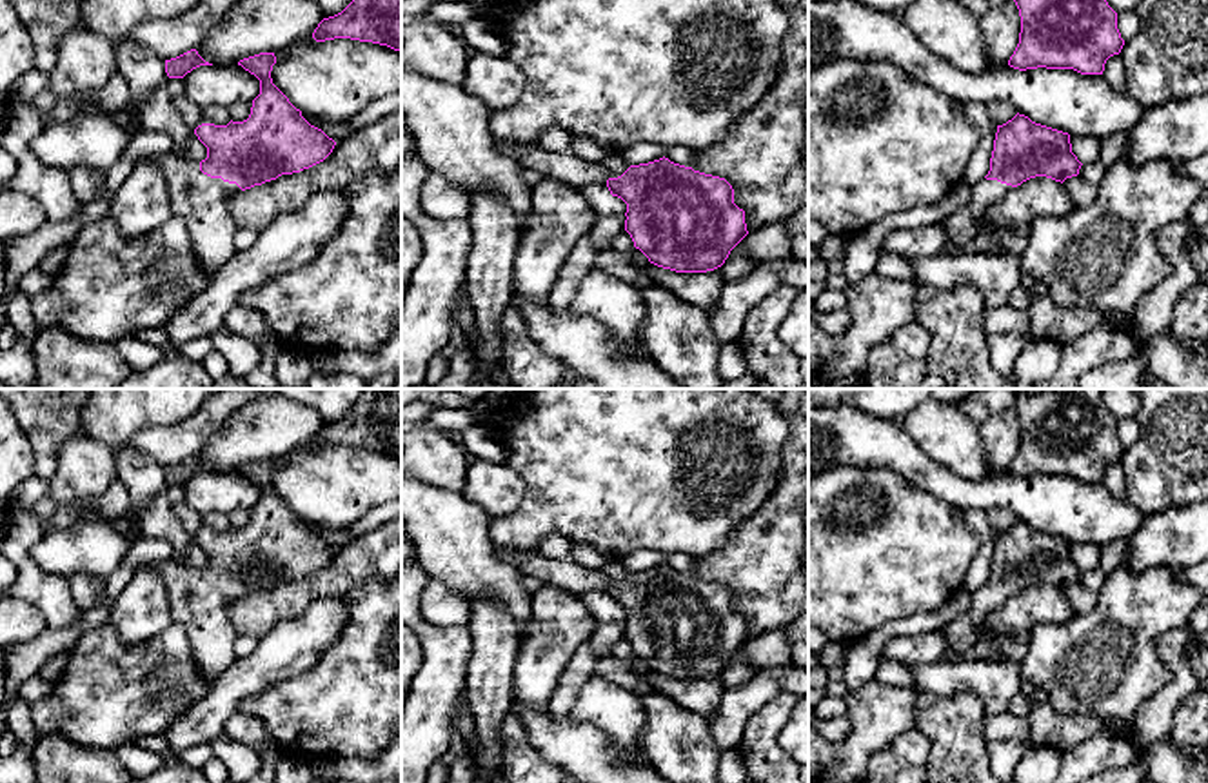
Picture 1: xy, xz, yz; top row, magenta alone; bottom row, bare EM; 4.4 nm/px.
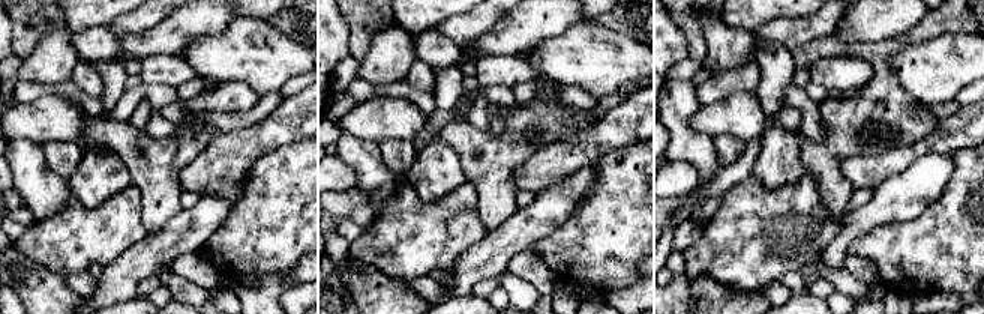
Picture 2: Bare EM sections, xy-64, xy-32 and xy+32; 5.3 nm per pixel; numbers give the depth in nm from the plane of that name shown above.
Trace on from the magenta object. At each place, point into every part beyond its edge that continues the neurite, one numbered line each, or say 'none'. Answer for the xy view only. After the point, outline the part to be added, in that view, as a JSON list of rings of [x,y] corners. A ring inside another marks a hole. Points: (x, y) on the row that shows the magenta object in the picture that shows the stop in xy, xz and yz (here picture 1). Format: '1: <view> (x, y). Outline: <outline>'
1: xy (200, 200). Outline: [[[174,151],[149,160],[165,174],[173,214],[185,220],[196,263],[205,273],[216,273],[236,254],[238,227],[225,207],[229,198],[242,189],[203,174],[200,162]]]

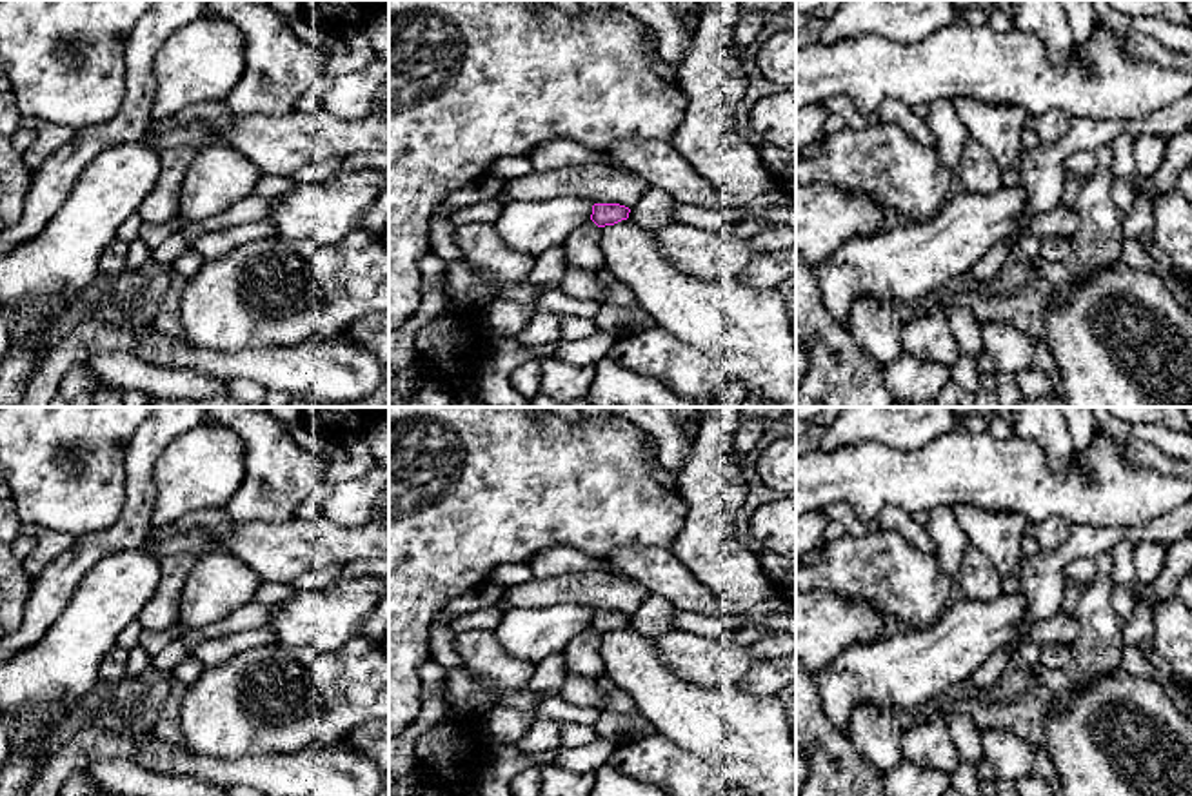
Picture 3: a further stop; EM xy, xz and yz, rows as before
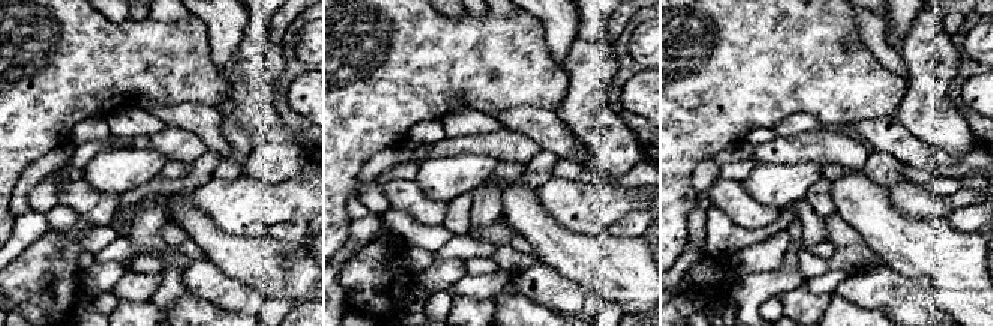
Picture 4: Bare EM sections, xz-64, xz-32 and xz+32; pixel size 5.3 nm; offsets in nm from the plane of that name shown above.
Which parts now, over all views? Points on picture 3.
none

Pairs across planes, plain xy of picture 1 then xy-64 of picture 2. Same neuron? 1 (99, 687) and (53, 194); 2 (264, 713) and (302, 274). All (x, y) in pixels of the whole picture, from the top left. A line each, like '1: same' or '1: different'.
1: different
2: different

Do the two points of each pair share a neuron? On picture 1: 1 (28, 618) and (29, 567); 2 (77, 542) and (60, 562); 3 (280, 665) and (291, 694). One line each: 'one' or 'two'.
1: two
2: one
3: two

